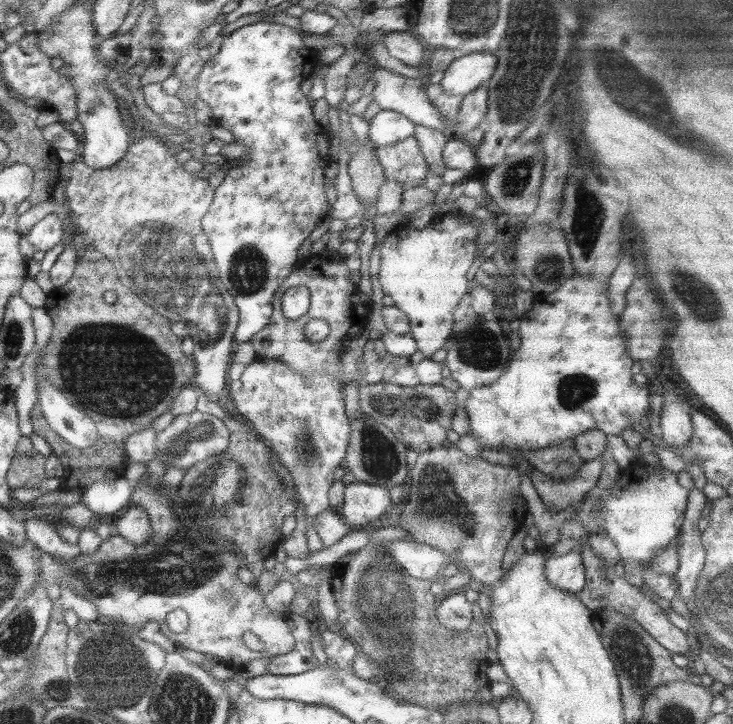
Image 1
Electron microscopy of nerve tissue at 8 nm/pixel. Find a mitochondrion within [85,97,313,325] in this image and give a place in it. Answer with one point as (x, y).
(247, 273)

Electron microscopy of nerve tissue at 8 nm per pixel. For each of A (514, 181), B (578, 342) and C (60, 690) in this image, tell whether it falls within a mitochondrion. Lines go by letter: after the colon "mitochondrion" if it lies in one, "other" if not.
A: mitochondrion
B: other
C: mitochondrion

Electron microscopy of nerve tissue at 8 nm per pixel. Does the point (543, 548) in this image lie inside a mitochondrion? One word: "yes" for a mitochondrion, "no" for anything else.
no

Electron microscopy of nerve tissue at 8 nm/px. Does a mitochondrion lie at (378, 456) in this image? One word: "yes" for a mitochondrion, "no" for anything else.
yes

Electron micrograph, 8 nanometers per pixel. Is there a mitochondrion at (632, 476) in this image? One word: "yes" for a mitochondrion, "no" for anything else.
no

